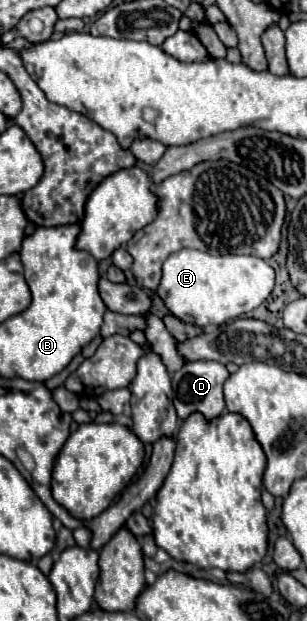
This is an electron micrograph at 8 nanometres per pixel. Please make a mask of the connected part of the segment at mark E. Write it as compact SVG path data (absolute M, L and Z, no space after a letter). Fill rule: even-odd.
M183 248L163 262L163 276L157 294L175 318L205 328L209 324L225 324L255 310L267 300L273 284L273 268L257 256L211 256L201 250Z

